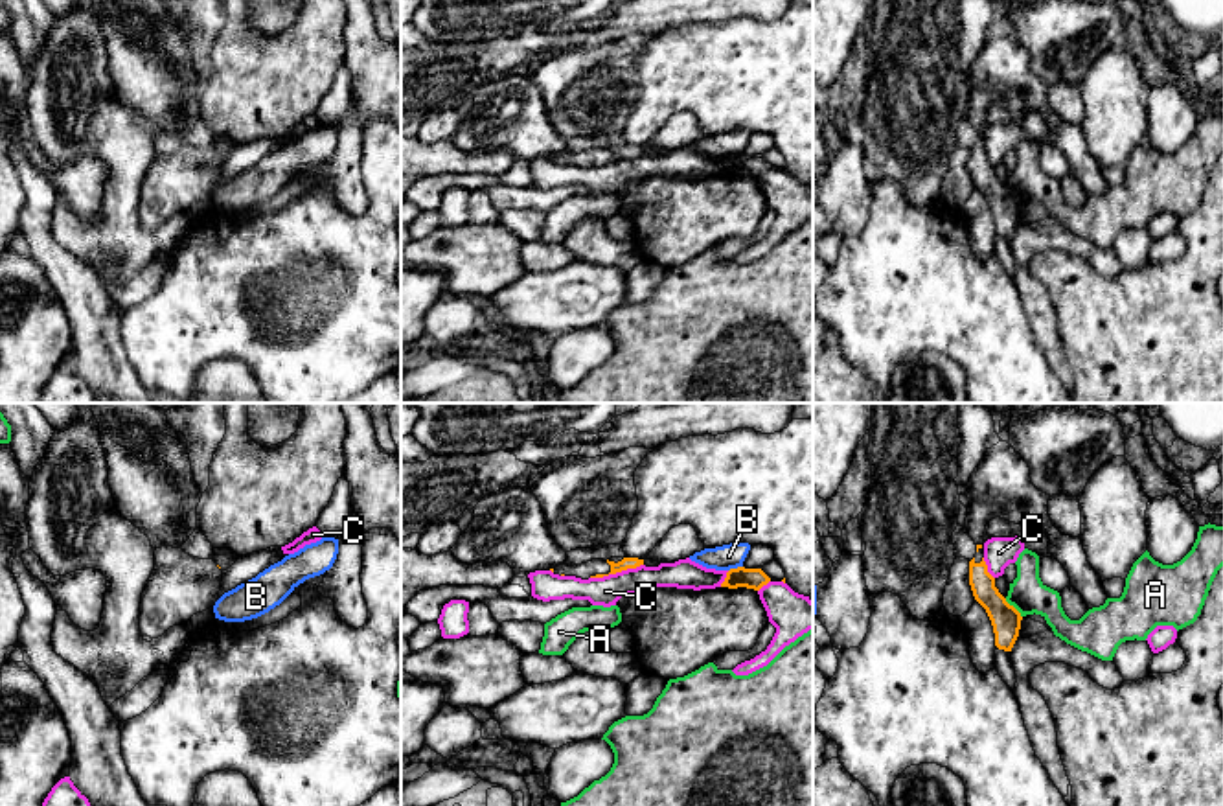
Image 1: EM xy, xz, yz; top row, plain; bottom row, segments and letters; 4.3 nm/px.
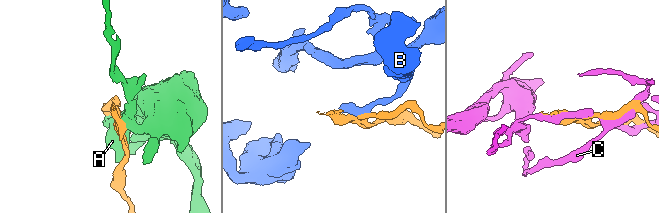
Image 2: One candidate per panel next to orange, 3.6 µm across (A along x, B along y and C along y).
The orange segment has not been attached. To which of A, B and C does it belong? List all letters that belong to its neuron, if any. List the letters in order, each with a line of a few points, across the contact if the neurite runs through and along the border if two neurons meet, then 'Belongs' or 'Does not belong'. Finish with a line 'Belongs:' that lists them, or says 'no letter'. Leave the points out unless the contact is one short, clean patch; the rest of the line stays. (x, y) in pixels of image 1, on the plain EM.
A: Does not belong
B: Does not belong
C: Does not belong
Belongs: no letter

